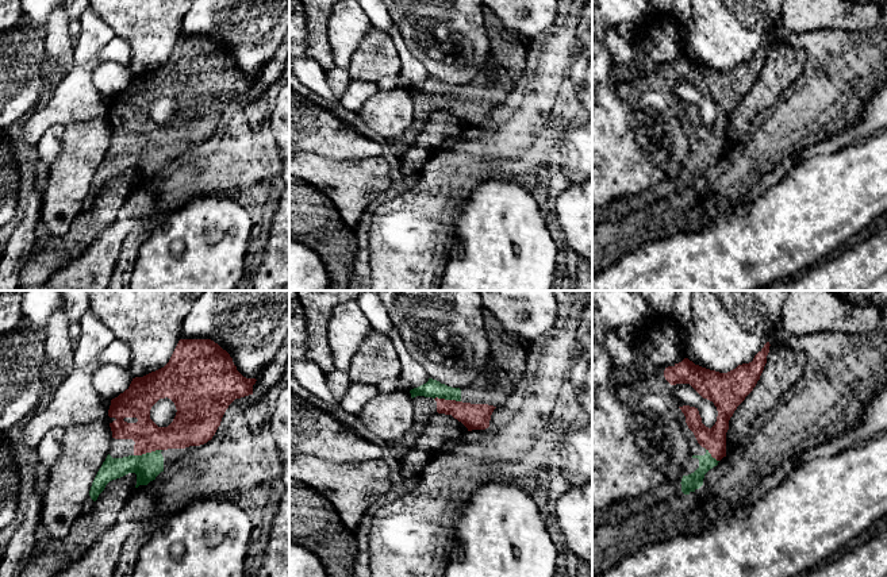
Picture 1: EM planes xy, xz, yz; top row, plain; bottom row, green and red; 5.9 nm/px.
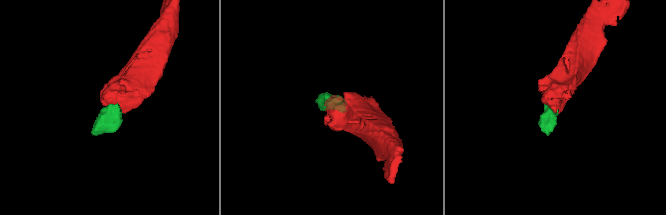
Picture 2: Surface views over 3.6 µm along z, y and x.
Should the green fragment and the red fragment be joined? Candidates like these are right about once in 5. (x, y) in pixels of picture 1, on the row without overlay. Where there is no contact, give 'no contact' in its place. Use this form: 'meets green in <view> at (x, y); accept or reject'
meets green in xy at (148, 150); accept

